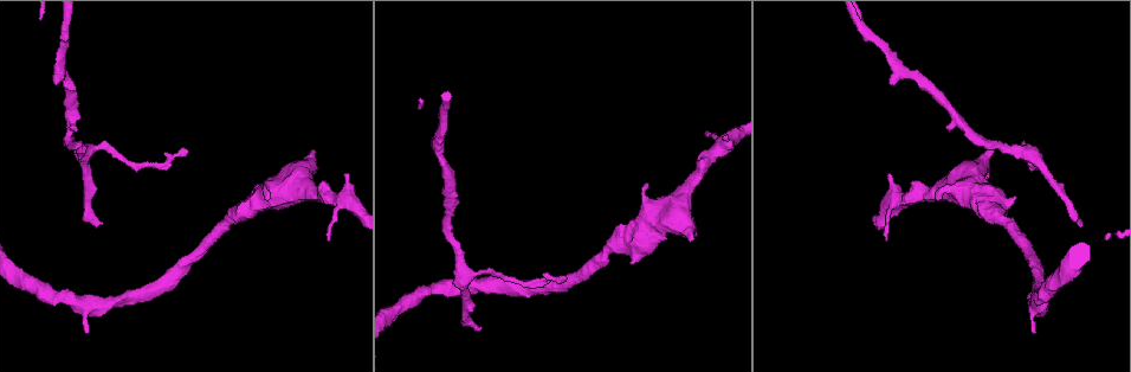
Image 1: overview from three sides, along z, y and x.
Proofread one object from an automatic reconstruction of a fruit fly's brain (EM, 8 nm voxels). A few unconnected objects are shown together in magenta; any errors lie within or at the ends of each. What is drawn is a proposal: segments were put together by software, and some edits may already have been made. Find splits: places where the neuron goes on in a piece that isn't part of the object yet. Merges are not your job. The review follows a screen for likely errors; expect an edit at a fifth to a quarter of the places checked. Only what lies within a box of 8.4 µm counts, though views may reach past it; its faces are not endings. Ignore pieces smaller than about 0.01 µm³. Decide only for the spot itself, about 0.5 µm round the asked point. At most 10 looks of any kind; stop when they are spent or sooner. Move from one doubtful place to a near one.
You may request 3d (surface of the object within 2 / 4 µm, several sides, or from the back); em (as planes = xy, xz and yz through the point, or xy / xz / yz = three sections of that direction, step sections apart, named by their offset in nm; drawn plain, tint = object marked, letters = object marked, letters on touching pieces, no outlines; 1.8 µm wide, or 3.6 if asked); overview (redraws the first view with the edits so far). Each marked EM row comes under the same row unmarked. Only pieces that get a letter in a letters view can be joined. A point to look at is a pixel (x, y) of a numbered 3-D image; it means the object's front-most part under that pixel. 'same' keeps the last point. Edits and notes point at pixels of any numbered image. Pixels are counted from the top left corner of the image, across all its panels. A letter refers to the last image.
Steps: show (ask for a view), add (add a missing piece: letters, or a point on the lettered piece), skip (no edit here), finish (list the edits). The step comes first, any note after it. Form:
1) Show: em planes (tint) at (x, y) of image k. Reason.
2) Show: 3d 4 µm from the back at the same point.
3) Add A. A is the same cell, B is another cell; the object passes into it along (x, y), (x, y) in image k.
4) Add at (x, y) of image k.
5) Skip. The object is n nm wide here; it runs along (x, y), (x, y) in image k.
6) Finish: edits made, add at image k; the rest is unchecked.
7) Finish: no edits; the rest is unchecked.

Show: 3d 4 µm at (728, 136) of image 1. Branch stops here.

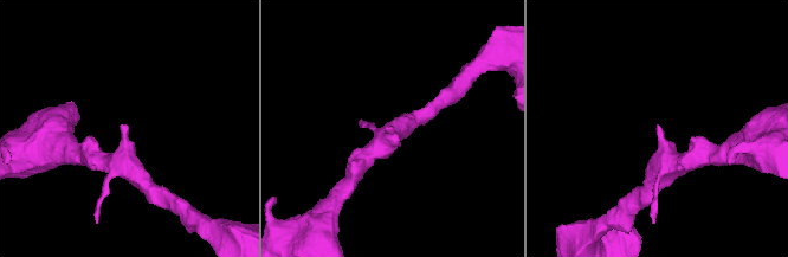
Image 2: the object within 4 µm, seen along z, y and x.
Show: em 3.6 µm yz step 8 (tint) at (659, 127) of image 2. Shape alone is not enough.

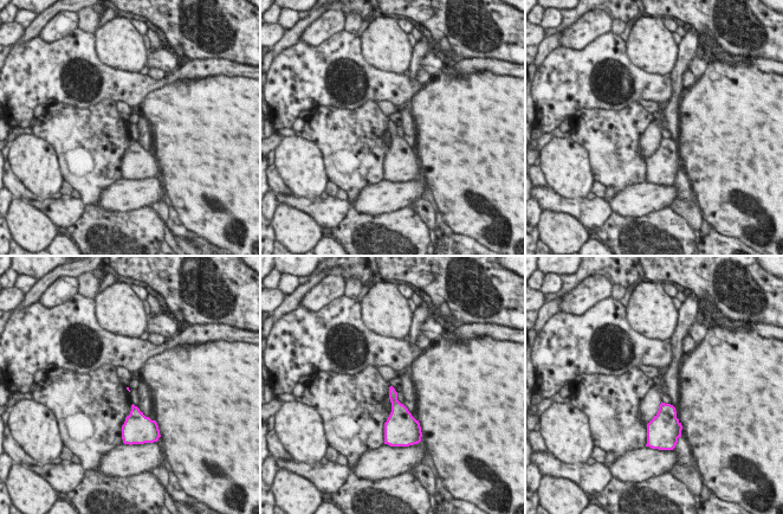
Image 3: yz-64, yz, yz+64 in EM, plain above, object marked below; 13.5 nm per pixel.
Show: em 3.6 µm planes (letters) at the same point. Cut it another way.

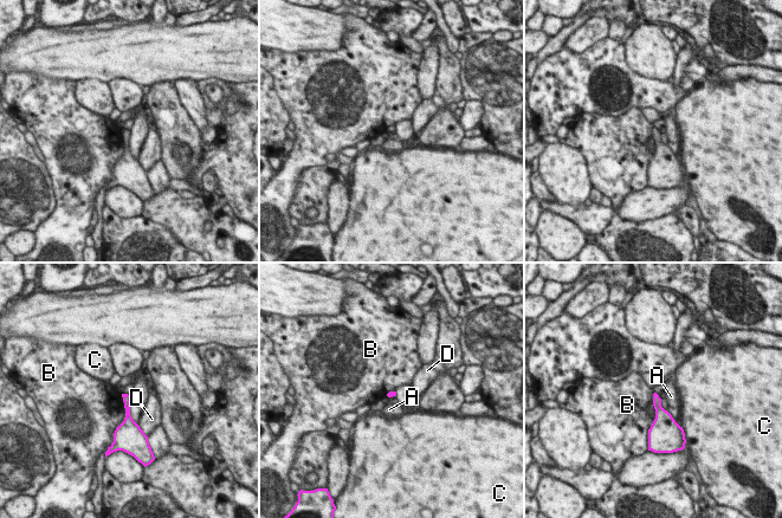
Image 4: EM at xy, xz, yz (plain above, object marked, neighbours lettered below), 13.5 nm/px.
Skip. The longest contact is with B, 600 nm; A, B, C and D are other cells; none of them fits.

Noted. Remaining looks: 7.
Show: em xz step 4 (tint) at (565, 278) of image 1. Thin end.

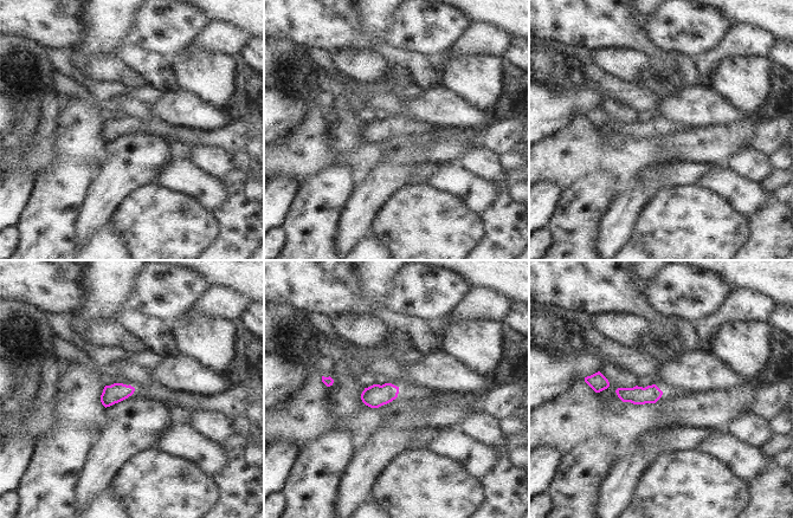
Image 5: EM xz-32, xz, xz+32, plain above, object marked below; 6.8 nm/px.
Show: em planes (tint) at the same point. Cut it another way.

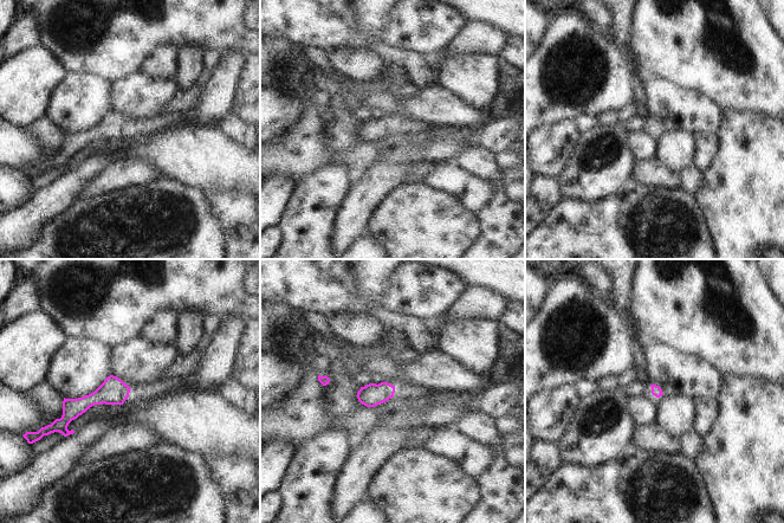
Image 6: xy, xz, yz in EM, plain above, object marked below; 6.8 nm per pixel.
Show: em planes (letters) at the same point.

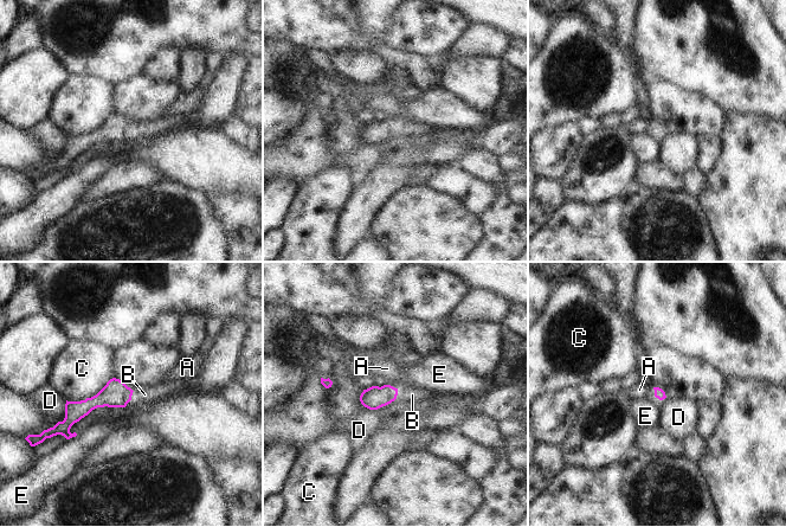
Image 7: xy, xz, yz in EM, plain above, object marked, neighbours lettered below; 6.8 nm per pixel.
Add B. The longest contact is with C, 360 nm; B is the same cell, A, C, D and E are other cells; it goes on there.

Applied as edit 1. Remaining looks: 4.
Show: em planes (letters) at (481, 328) of image 1. Free end.

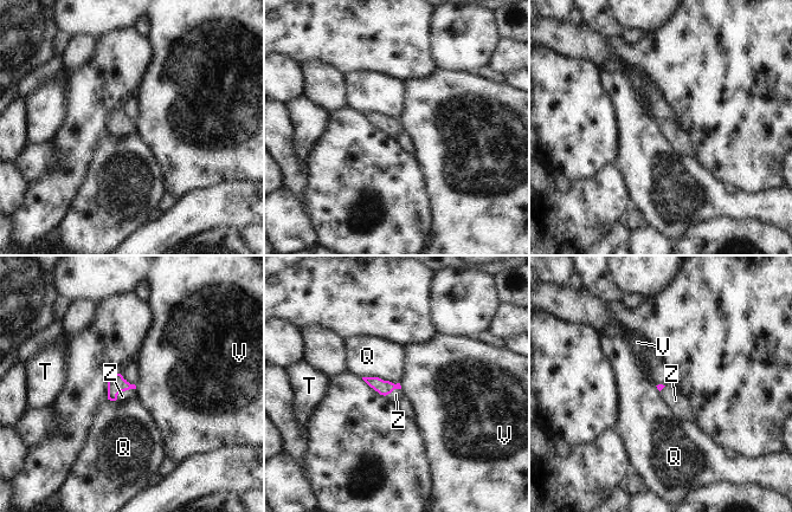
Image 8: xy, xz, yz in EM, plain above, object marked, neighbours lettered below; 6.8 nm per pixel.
Add Z. The longest contact is with Q, 260 nm; Z is the same cell, Q, T and V are other cells; the neuron continues.

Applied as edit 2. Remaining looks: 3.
Finish: edits made, add at image 7, add at image 8; the rest is unchecked.

